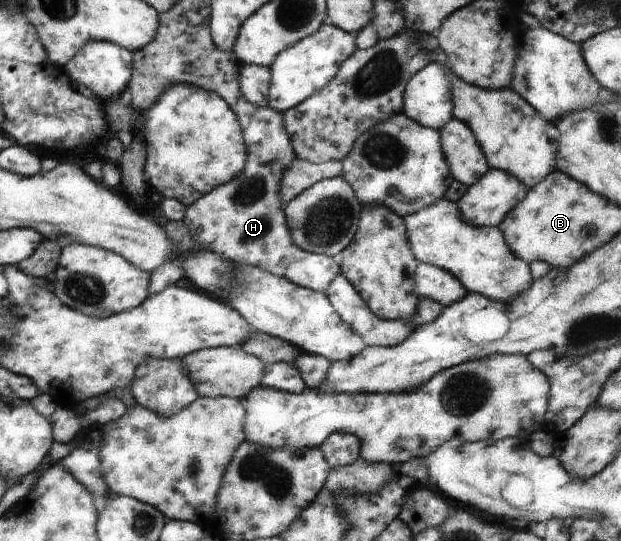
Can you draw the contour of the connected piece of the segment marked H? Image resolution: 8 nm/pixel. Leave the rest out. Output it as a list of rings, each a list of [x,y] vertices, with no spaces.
[[[257,106],[244,131],[245,140],[248,141],[248,162],[244,170],[229,183],[215,188],[207,196],[202,195],[196,203],[187,207],[183,222],[204,248],[224,260],[246,263],[293,284],[325,293],[332,281],[341,274],[340,266],[332,257],[298,248],[286,224],[280,188],[284,172],[291,167],[296,156],[287,134],[283,113],[271,106]]]

